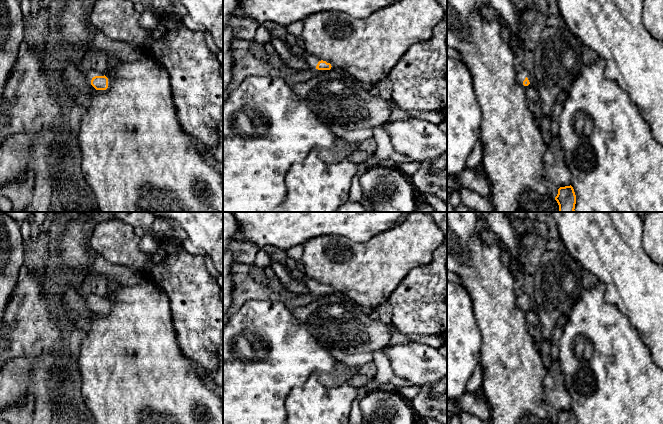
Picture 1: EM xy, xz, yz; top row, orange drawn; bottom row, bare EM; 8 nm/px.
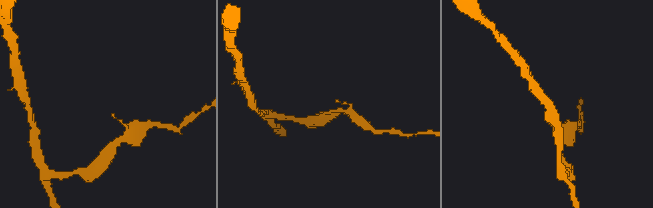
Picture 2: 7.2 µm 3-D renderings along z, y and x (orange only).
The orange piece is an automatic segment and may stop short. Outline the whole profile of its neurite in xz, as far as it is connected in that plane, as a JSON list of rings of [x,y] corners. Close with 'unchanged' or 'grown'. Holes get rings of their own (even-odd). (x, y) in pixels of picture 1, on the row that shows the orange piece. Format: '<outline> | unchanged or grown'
[[[296,21],[288,25],[286,28],[289,34],[296,37],[297,45],[300,46],[304,50],[303,58],[309,65],[310,70],[316,71],[318,73],[322,73],[322,72],[326,72],[328,70],[335,68],[335,66],[331,62],[320,60],[316,56],[309,54],[305,50],[305,44],[302,37],[303,21]]] | grown

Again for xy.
[[[91,69],[84,71],[85,79],[88,85],[96,90],[108,90],[111,85],[111,78],[109,74],[100,73]]] | grown

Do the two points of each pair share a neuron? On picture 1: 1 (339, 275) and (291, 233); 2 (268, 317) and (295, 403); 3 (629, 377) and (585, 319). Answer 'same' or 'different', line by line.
1: different
2: different
3: same

